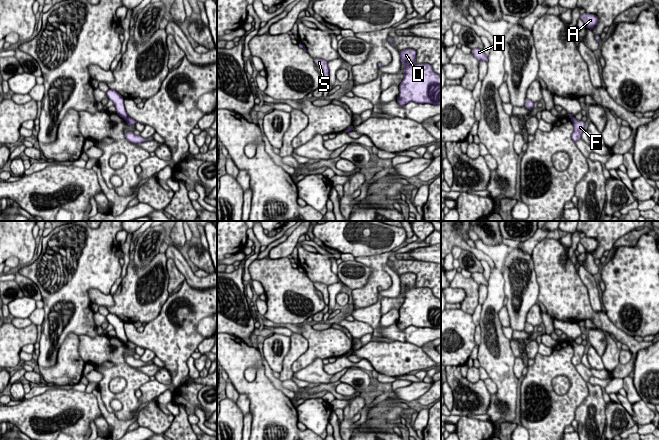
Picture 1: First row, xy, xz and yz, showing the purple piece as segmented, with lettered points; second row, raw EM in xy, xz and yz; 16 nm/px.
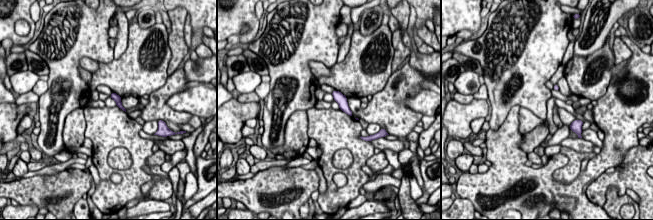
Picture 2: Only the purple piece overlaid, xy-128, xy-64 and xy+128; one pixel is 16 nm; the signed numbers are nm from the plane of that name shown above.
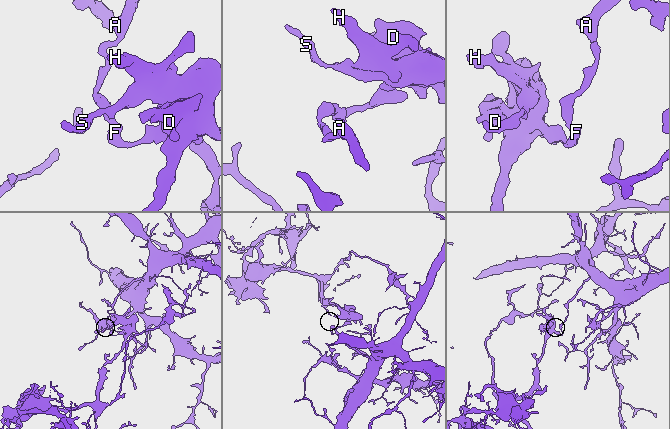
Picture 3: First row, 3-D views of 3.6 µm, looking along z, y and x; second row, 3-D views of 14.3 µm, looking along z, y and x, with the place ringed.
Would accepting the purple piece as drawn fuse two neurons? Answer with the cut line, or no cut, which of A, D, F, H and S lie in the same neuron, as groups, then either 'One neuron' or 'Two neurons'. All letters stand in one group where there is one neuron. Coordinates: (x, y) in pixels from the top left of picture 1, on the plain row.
Split along xy (128, 340), (125, 344). Groups: A / D F H S. Two neurons

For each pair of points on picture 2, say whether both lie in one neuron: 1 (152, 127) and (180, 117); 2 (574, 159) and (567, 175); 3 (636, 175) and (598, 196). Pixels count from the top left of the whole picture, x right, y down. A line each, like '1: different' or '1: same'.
1: different
2: same
3: same

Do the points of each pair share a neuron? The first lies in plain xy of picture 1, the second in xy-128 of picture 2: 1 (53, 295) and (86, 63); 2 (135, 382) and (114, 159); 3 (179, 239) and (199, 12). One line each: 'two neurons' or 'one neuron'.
1: two neurons
2: two neurons
3: two neurons

